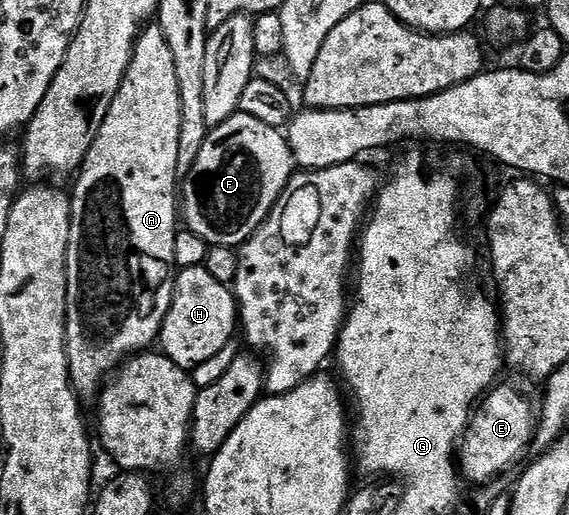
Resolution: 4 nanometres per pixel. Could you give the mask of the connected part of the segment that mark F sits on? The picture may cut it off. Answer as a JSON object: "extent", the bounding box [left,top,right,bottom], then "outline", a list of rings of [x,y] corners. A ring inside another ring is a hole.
{"extent":[179,111,294,249],"outline":[[[238,111],[236,116],[227,118],[222,124],[212,125],[190,172],[183,177],[183,187],[179,192],[183,220],[189,223],[186,224],[188,231],[199,234],[199,238],[211,246],[218,244],[236,249],[251,239],[257,227],[269,217],[269,211],[281,197],[281,191],[294,171],[293,151],[289,149],[288,139],[278,129],[259,122],[259,118]]]}

